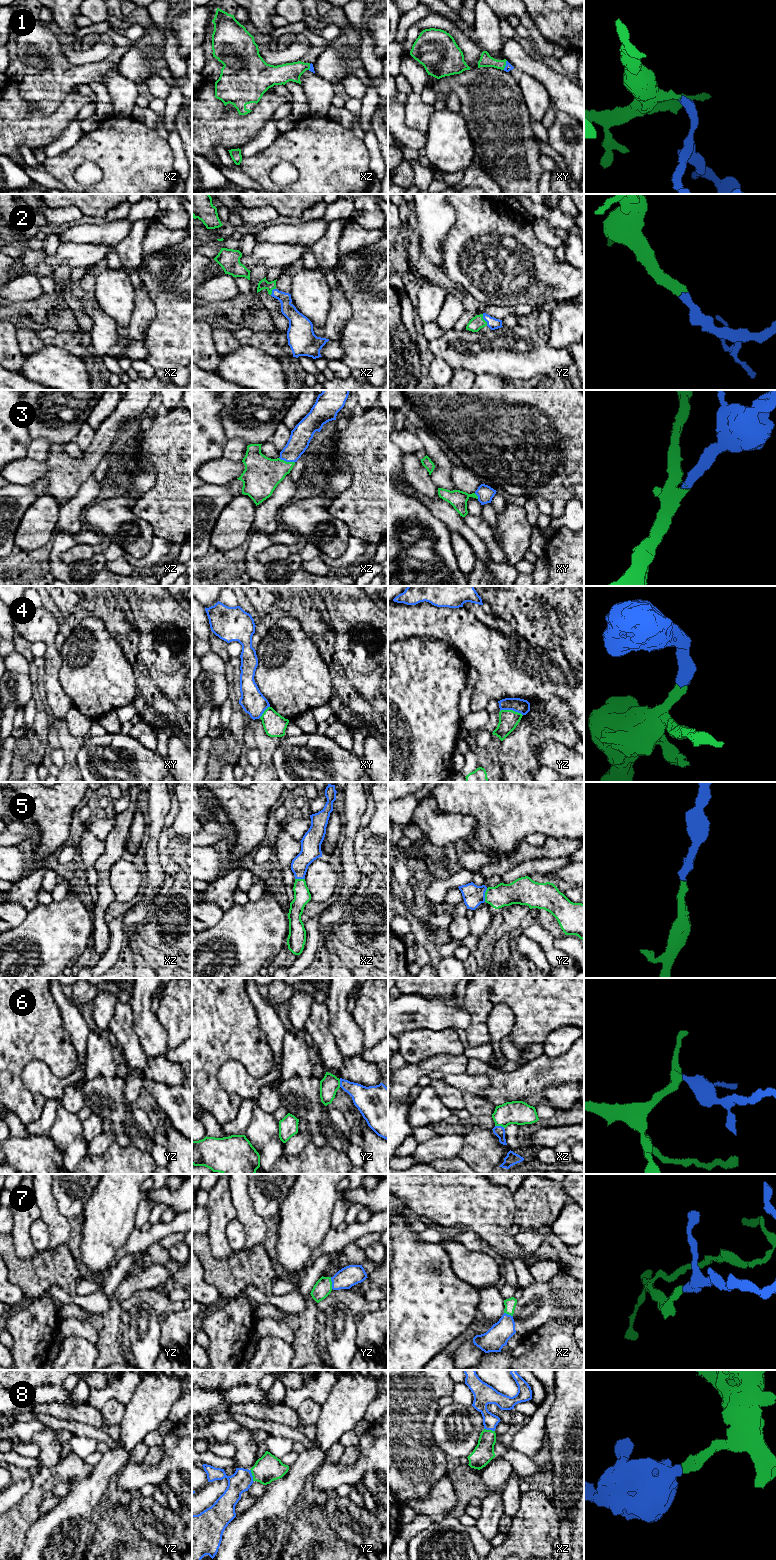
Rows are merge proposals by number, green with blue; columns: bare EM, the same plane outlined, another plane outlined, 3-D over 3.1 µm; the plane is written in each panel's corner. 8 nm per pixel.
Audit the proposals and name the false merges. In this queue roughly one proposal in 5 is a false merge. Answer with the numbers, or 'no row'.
4

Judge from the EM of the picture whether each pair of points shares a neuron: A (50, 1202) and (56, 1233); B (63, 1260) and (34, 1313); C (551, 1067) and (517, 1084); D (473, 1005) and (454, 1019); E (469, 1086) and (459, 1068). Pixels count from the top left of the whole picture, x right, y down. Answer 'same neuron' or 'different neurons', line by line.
A: same neuron
B: different neurons
C: same neuron
D: different neurons
E: different neurons

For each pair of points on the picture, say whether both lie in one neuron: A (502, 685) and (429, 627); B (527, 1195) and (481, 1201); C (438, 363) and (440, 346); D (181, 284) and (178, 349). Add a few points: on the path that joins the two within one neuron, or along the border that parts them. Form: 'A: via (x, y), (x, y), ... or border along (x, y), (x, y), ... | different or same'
A: via (489, 665), (449, 627) | same
B: border along (514, 1194), (512, 1220) | different
C: border along (434, 356), (442, 358), (453, 369) | different
D: via (180, 300), (180, 333) | same

